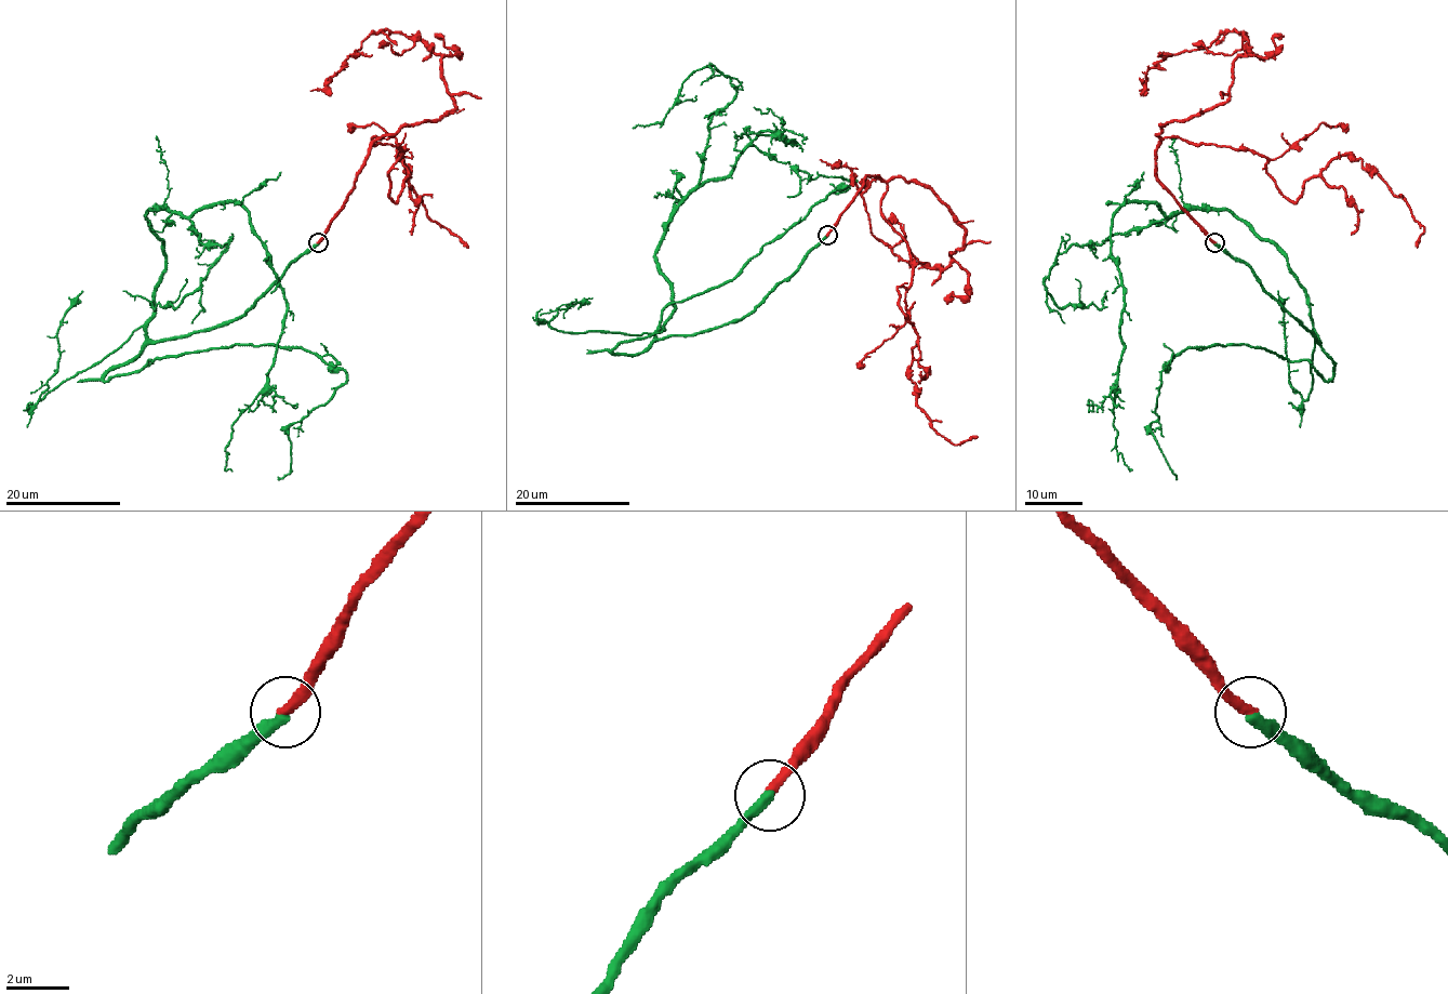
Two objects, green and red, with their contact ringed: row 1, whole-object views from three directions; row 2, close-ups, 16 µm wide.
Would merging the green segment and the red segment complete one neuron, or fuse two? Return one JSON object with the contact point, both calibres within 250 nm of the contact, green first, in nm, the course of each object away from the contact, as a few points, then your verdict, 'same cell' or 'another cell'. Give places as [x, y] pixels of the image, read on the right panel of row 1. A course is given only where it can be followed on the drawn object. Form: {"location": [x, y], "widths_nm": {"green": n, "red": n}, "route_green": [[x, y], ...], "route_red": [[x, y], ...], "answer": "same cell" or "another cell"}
{"location": [1214, 242], "widths_nm": {"green": 360, "red": 320}, "route_green": [[1216, 242], [1317, 340], [1287, 257], [1225, 209], [1127, 202], [1111, 233], [1114, 426], [1132, 471]], "route_red": [[1214, 242], [1157, 176], [1165, 137], [1251, 149], [1294, 202], [1339, 156], [1359, 158], [1423, 228], [1417, 248]], "answer": "same cell"}

